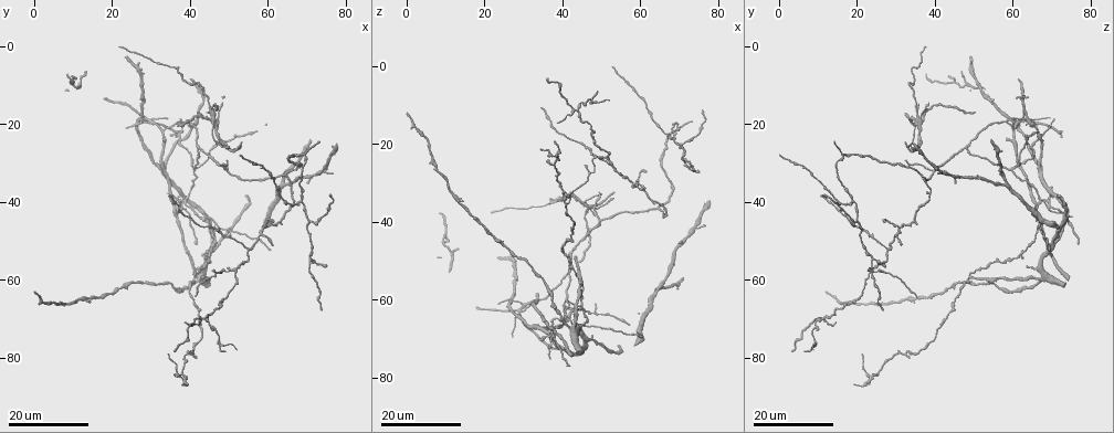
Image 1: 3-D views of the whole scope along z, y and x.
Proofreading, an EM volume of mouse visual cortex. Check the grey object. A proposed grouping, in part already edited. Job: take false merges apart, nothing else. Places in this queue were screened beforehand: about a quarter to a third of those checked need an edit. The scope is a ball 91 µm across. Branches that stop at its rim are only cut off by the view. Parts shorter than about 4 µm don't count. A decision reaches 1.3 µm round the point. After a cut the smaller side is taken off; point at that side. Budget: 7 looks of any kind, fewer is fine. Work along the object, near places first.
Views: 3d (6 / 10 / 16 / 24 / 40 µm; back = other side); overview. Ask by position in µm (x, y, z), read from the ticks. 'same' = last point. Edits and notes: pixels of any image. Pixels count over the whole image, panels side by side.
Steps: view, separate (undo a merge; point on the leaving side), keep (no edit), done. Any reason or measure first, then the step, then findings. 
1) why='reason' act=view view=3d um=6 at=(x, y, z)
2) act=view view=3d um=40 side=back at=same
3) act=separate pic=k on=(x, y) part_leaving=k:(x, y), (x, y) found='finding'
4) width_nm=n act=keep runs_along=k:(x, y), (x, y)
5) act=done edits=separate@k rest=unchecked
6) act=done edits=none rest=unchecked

why='three arms meet' act=view view=3d um=24 at=(55.0, 52.5, 28.0)

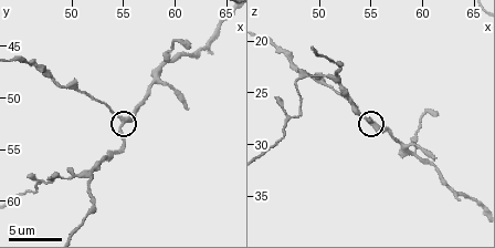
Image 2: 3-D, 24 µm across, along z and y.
act=view view=3d um=10 at=same

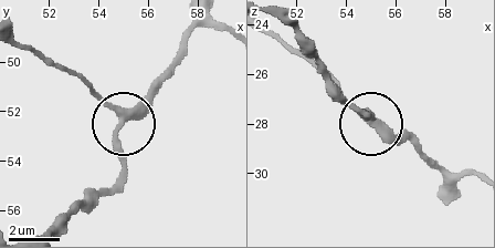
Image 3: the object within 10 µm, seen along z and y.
act=view view=3d um=10 side=back at=same

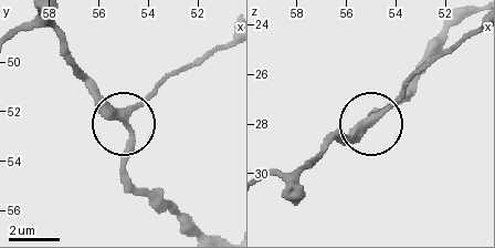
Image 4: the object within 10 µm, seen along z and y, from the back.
act=keep runs_along=4:(287, 185), (325, 146), (357, 134), (419, 72) found='continuous, no second neuron'

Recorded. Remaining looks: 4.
why='four arms meet' act=view view=3d um=24 at=(37.5, 41.5, 69.5)

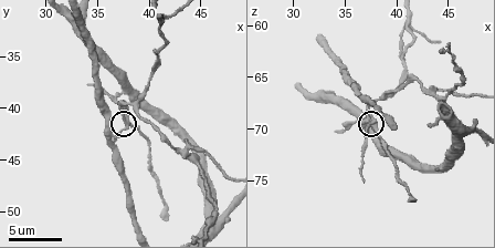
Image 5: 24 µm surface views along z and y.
act=view view=3d um=6 at=(37.6, 41.6, 69.2)

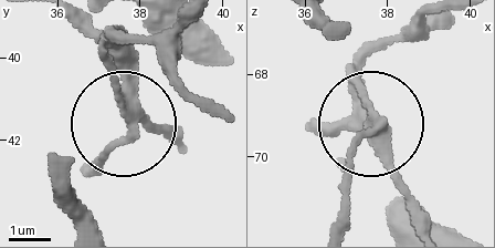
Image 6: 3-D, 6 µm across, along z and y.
act=keep found='continuous, no second neuron'

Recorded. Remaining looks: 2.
why='a fork' act=view view=3d um=10 at=(43.6, 44.4, 66.0)

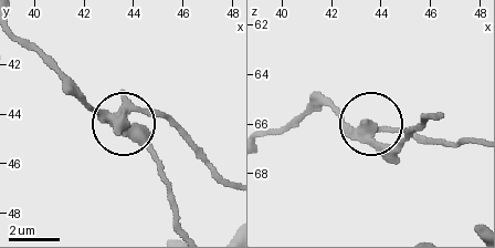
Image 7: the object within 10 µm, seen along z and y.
side_arm_um=73 arms=3 act=separate pic=7 on=(151, 110) found='a second neuron is stuck on'

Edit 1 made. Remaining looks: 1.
act=done edits=separate@7 rest=unchecked

